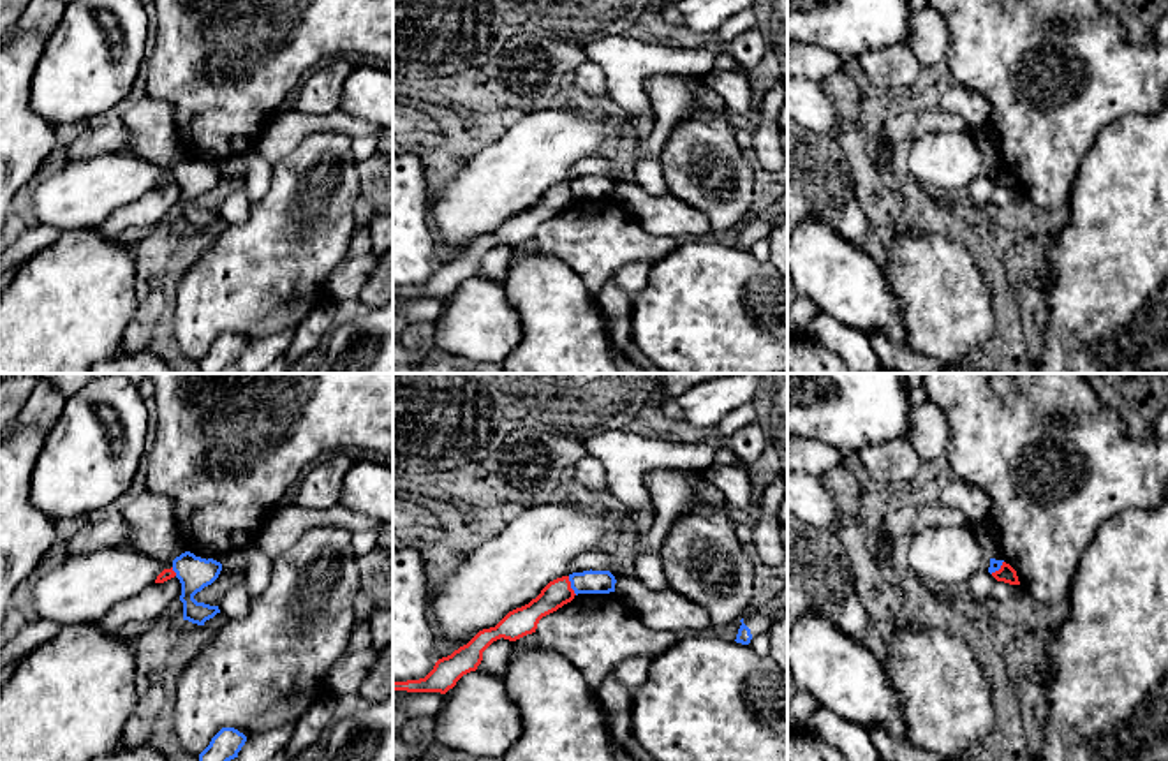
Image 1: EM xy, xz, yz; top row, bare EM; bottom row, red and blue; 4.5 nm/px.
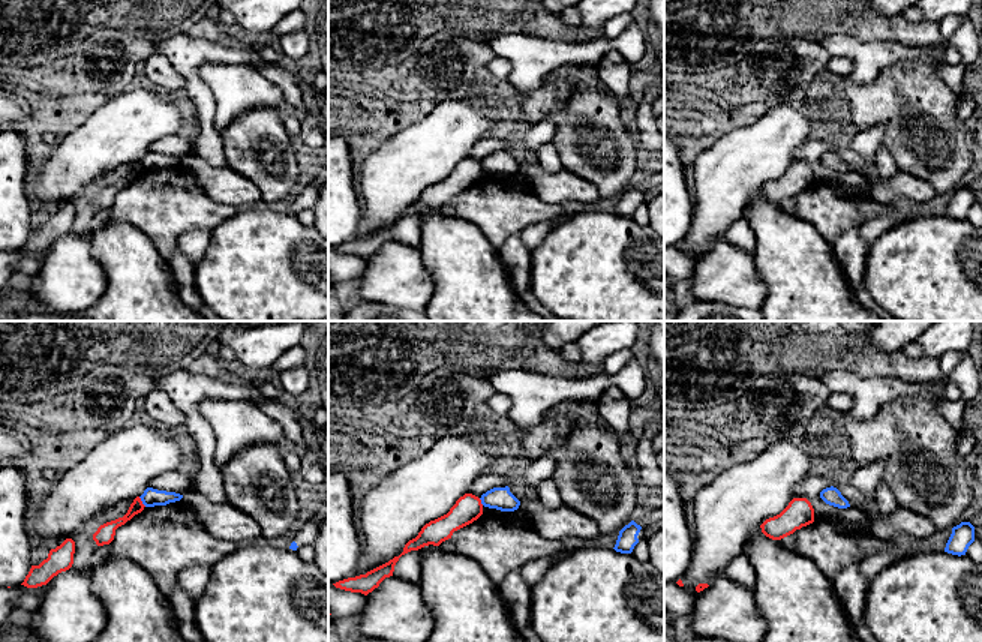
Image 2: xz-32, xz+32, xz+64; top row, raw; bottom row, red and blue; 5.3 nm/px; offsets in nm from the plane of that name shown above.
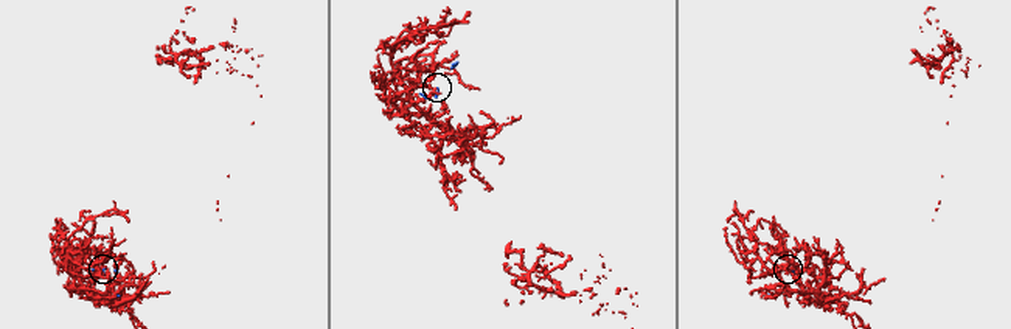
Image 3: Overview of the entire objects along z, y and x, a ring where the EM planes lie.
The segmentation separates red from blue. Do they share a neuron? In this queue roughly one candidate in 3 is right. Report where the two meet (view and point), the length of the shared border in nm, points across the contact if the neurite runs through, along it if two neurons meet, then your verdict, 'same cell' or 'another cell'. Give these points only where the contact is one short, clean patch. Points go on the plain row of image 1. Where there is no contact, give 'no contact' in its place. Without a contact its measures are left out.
xz (569, 191) | 100 nm | along xz (568, 182), (569, 192), (576, 199) | another cell

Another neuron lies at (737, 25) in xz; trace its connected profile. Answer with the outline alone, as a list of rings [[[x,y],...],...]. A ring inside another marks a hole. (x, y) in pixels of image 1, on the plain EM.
[[[745,9],[742,14],[729,18],[721,28],[719,37],[724,42],[729,42],[742,35],[747,30],[756,28],[756,16],[752,9]]]

